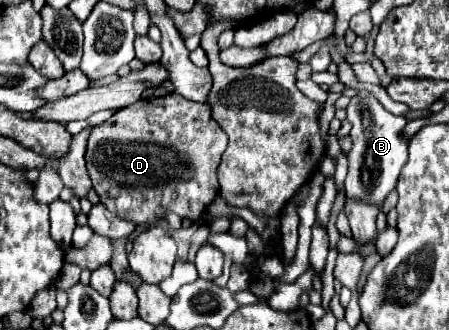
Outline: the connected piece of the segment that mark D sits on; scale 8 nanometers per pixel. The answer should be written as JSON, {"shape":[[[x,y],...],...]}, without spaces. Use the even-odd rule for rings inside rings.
{"shape":[[[172,92],[162,98],[138,100],[118,110],[104,124],[96,126],[88,138],[86,168],[100,202],[120,218],[126,218],[134,224],[154,224],[166,218],[168,212],[174,212],[180,218],[196,222],[218,196],[216,168],[224,150],[226,134],[212,118],[210,106],[184,100],[180,94]]]}

